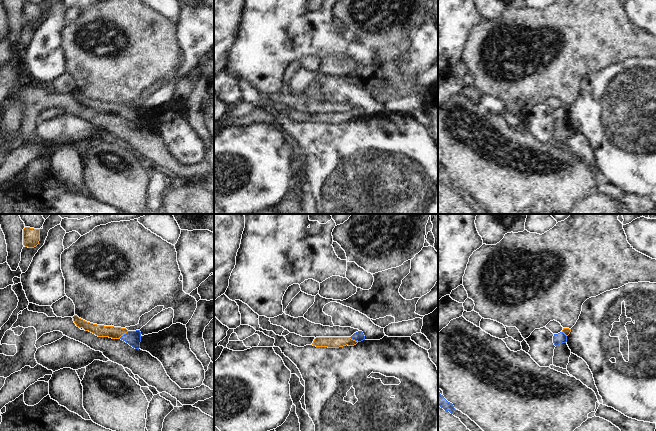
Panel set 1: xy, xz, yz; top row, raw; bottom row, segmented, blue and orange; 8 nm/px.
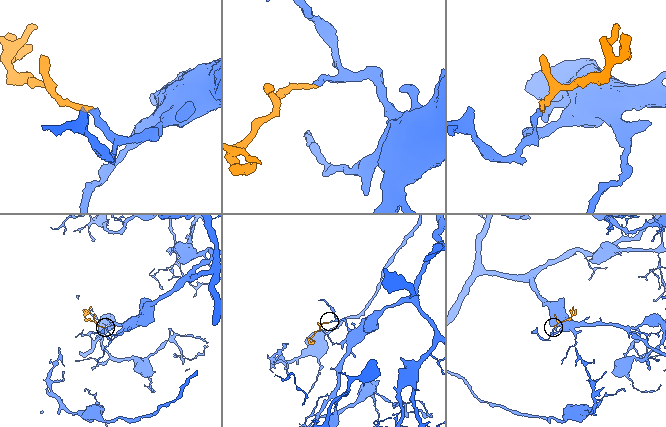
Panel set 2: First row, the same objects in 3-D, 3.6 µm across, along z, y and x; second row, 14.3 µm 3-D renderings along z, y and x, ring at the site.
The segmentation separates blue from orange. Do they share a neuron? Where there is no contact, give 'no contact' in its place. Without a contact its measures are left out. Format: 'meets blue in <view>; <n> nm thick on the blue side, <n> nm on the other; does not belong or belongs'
meets blue in xy; 120 nm thick on the blue side, 100 nm on the other; belongs

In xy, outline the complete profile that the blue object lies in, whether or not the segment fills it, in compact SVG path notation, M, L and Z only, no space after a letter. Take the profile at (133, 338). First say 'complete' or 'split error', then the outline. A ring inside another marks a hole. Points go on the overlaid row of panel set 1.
split error; M74 315L72 318L77 327L83 328L85 331L89 331L98 337L121 339L135 349L140 348L141 342L140 330L128 331L126 328L121 327L97 325L87 322L79 318L77 315Z

